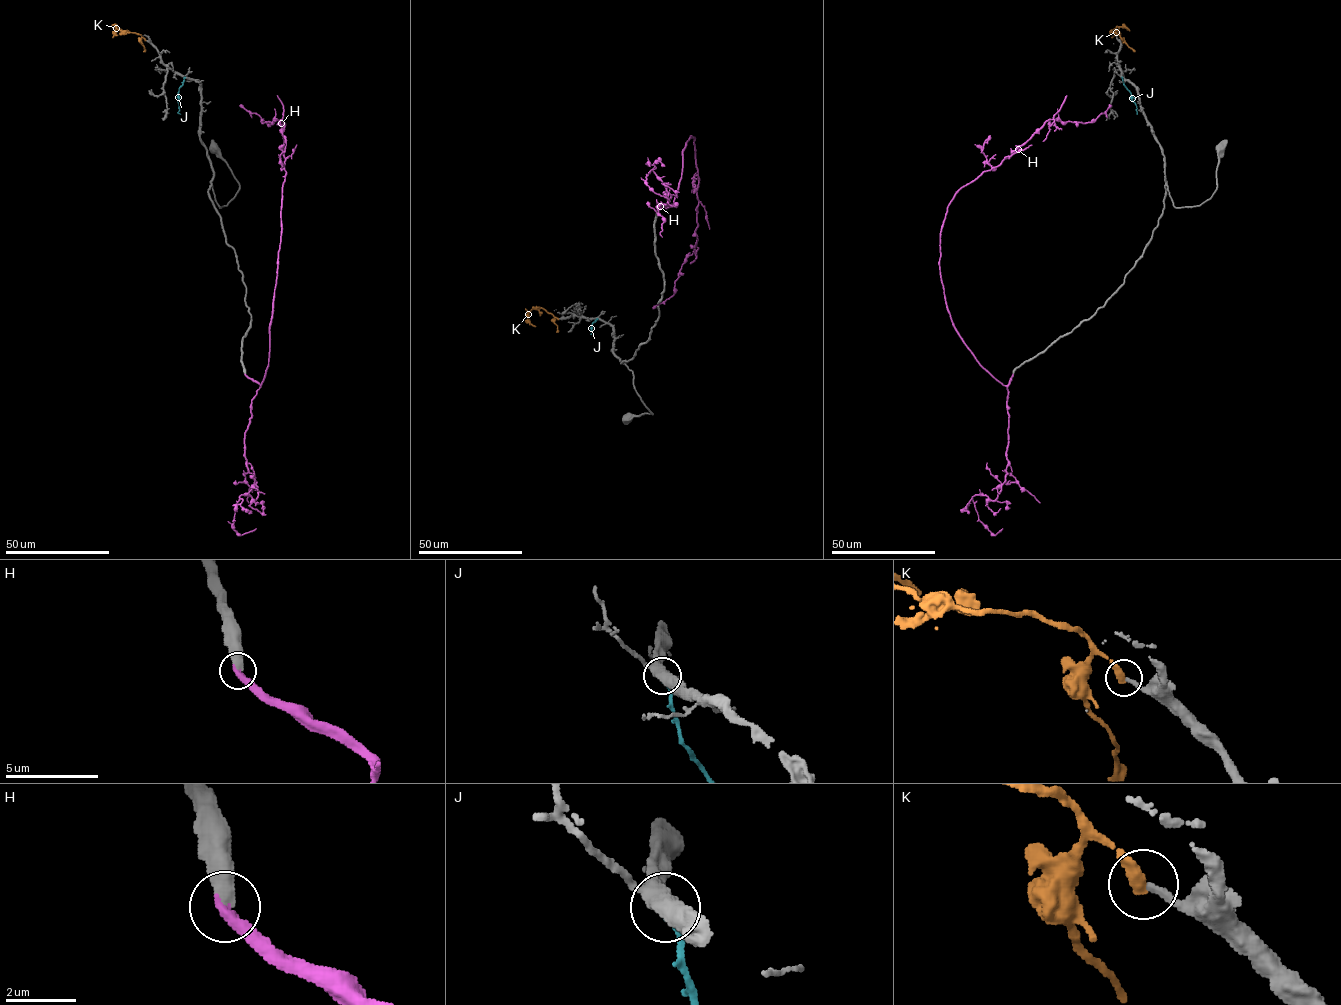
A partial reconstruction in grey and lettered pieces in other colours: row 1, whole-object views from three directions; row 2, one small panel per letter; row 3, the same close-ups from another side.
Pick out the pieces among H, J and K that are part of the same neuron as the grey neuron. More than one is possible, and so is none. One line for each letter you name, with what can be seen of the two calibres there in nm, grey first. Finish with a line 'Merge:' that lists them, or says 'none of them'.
H: calibres 400 and 400 nm
Merge: H

